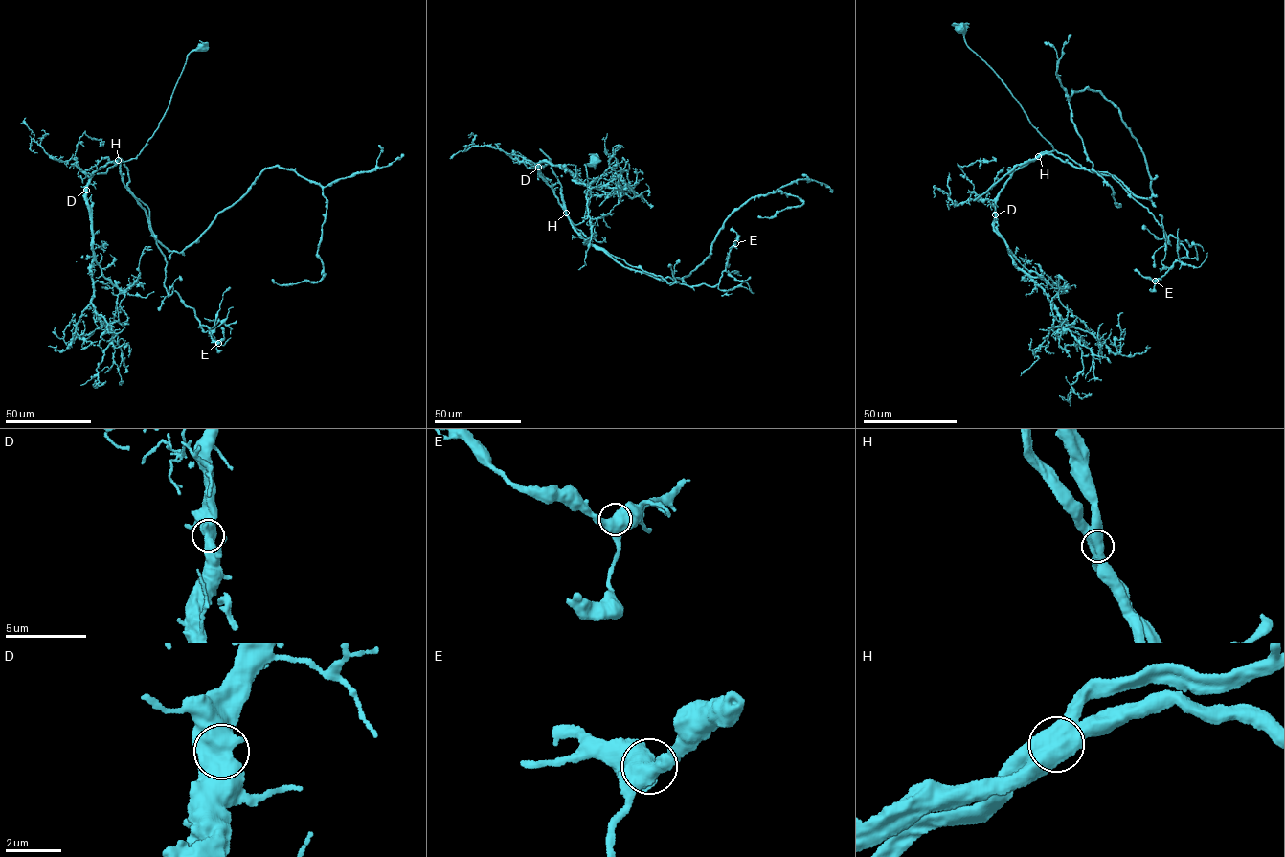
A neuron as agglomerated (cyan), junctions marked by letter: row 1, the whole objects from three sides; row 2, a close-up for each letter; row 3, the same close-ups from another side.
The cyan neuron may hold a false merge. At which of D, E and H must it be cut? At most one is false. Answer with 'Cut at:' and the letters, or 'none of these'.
Cut at: H

